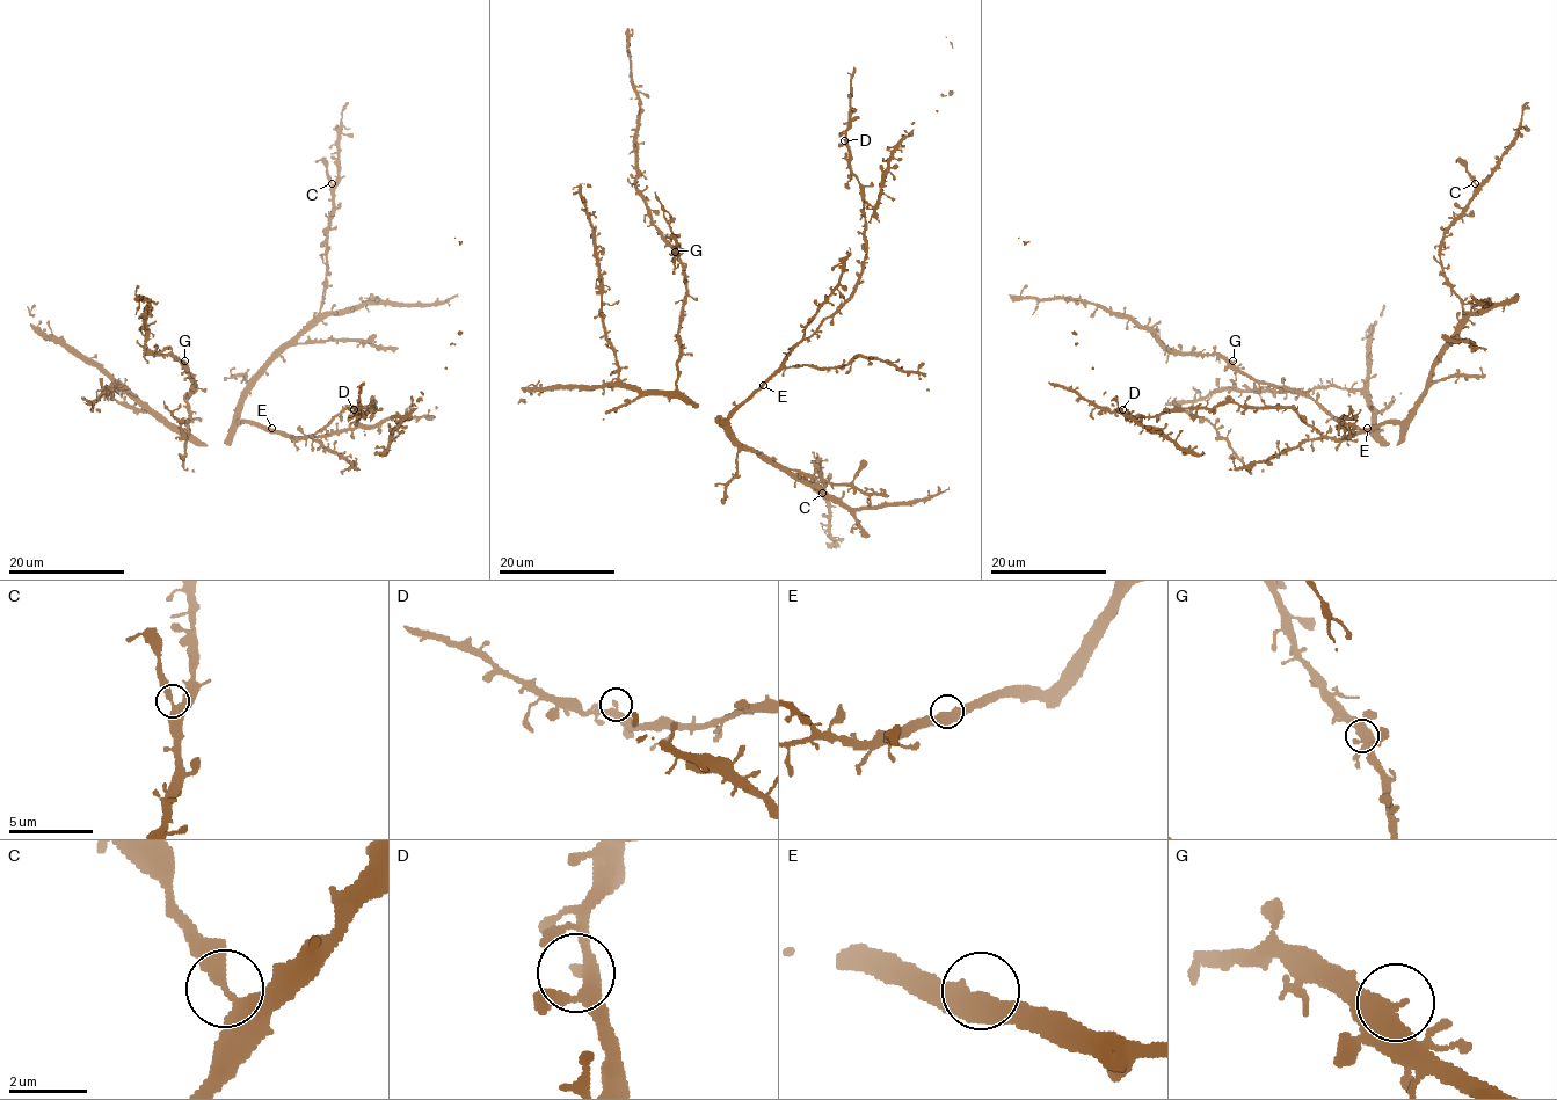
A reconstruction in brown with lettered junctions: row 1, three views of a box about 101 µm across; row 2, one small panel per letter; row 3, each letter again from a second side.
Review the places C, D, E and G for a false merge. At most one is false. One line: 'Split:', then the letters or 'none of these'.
Split: C

